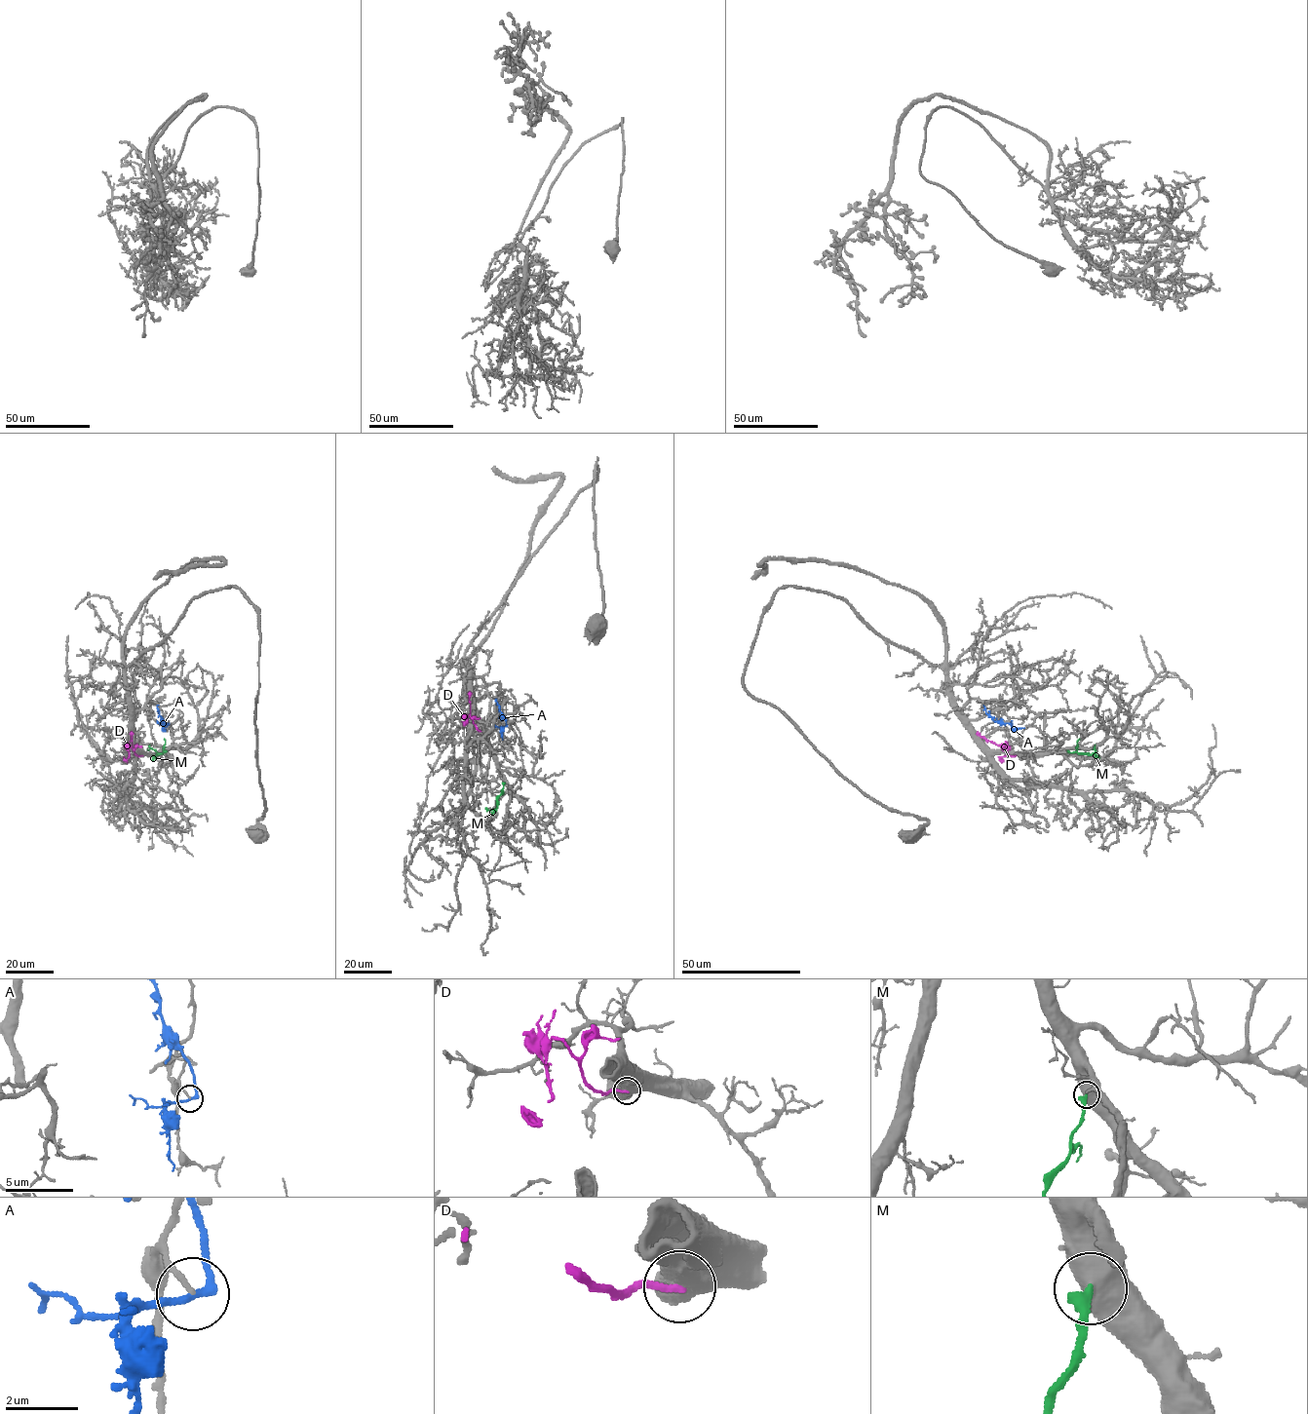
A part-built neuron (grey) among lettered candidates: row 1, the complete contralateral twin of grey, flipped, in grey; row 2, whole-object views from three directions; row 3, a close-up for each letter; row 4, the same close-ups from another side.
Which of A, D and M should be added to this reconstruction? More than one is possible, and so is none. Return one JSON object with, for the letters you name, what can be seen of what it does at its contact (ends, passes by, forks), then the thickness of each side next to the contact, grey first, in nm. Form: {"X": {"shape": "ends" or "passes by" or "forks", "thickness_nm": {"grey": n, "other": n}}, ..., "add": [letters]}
{"M": {"shape": "ends", "thickness_nm": {"grey": 800, "other": 320}}, "add": ["M"]}

